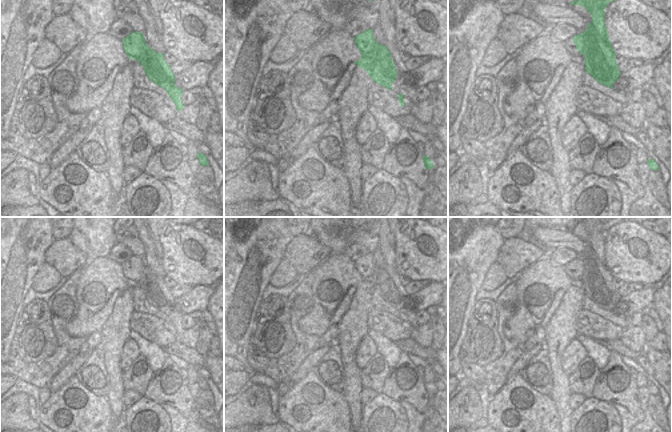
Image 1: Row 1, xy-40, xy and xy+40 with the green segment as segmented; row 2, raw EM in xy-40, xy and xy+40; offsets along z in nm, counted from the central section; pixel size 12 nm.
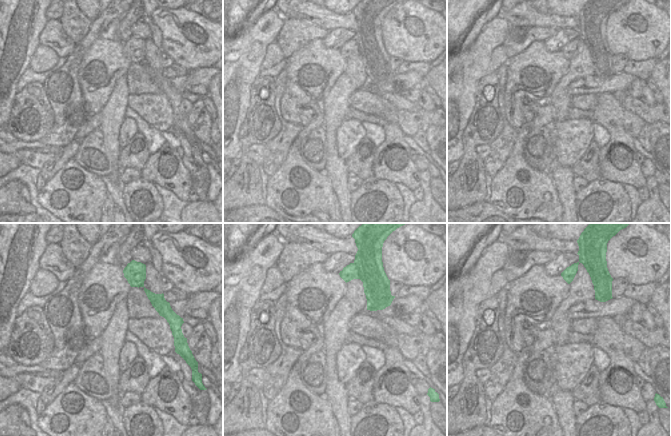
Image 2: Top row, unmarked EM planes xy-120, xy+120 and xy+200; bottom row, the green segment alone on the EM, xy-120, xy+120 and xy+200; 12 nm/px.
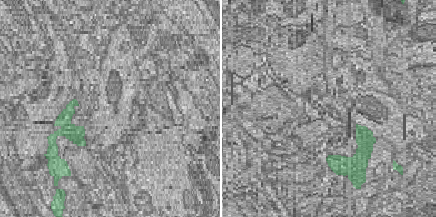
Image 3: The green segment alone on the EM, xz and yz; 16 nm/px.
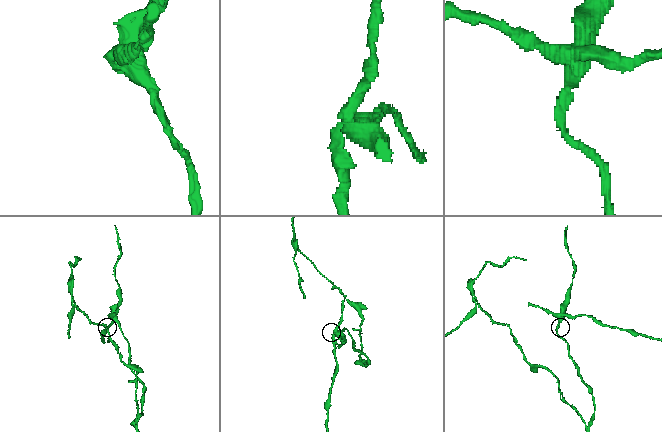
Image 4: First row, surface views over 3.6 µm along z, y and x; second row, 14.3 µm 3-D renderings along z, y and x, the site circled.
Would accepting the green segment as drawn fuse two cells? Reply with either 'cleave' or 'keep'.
cleave

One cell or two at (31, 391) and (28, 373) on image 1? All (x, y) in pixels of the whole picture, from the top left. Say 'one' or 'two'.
two

